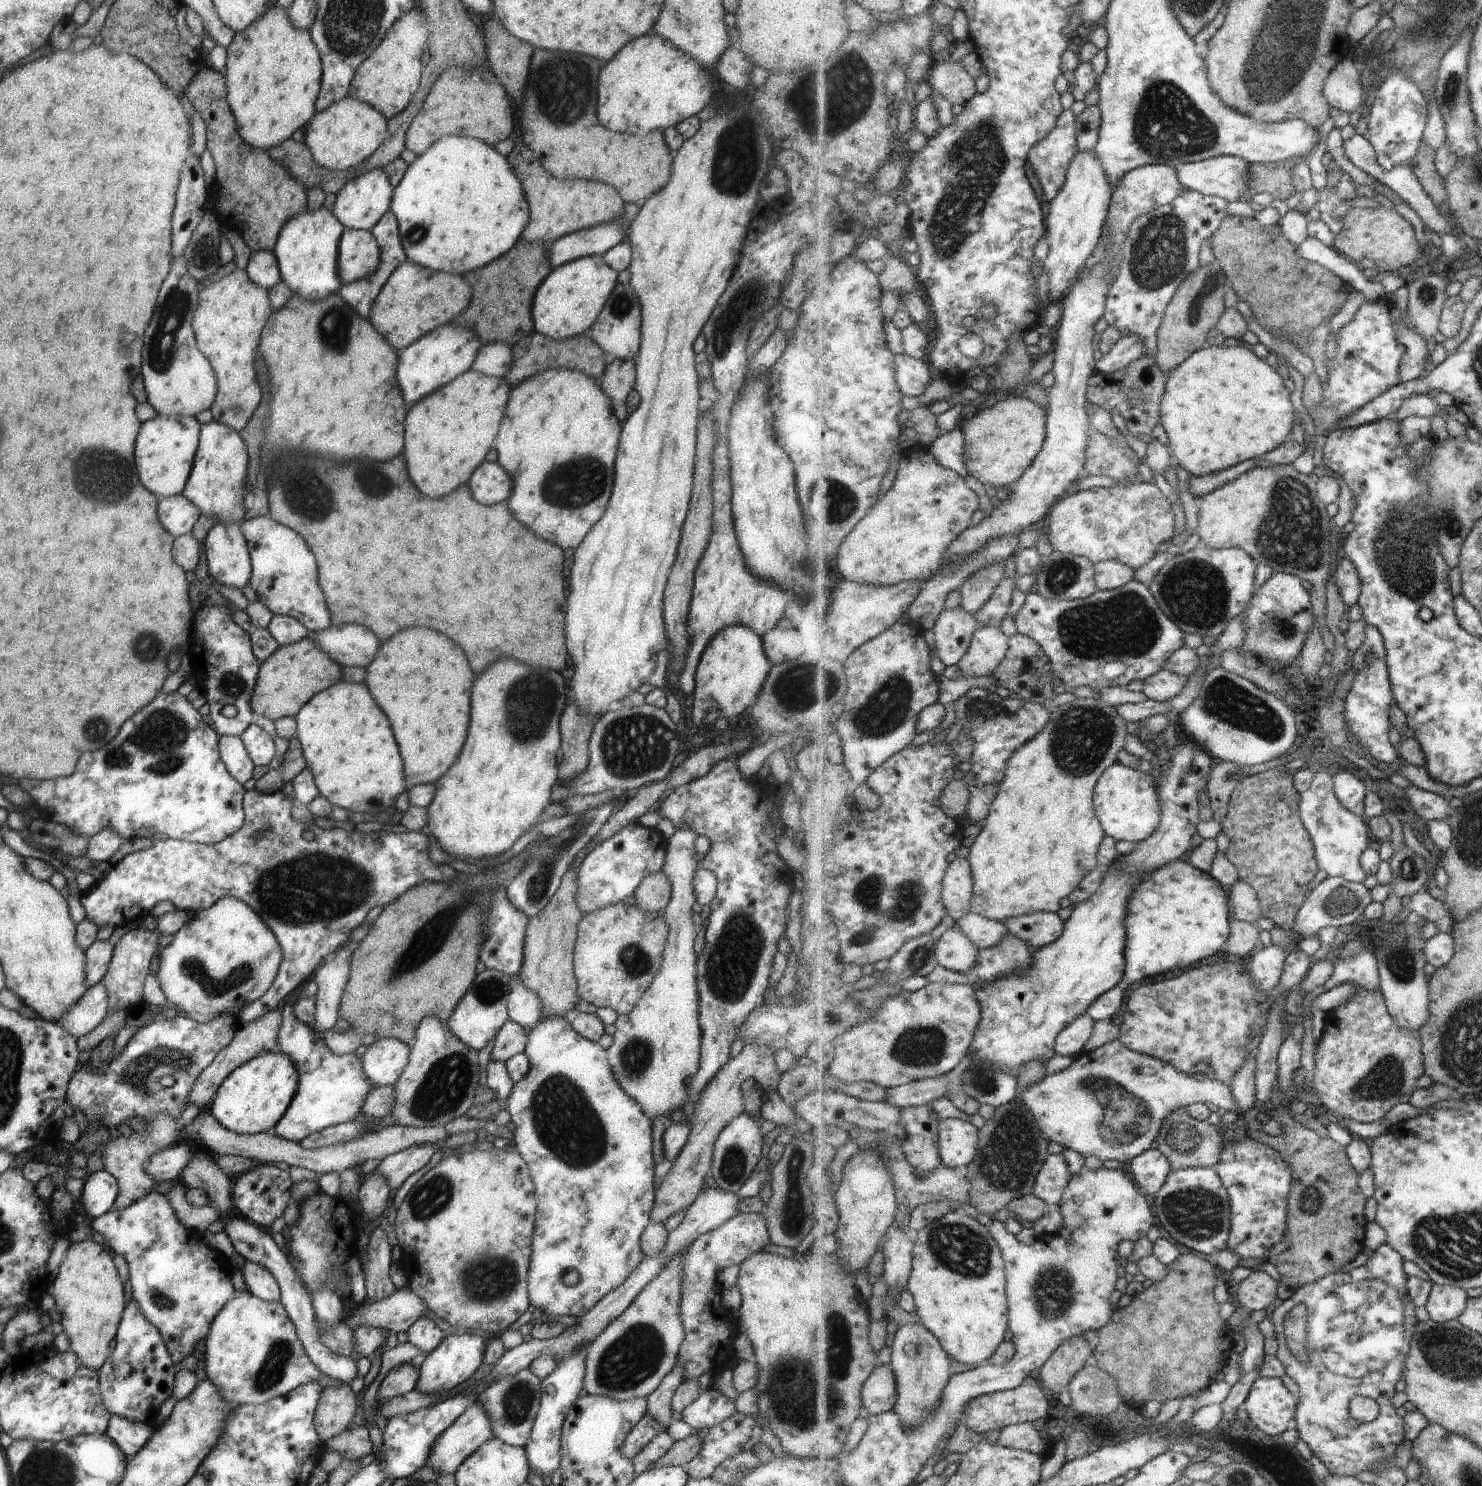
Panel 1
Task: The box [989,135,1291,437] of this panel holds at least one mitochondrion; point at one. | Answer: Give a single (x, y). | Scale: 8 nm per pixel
(1158, 256)

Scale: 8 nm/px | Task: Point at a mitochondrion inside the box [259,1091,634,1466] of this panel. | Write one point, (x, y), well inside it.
(486, 1280)

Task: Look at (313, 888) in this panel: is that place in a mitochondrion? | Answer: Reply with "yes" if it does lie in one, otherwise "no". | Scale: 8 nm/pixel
yes

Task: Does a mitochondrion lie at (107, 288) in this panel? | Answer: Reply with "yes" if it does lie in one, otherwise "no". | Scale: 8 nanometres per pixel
no

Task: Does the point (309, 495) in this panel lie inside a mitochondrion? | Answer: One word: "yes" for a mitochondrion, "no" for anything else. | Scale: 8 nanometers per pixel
yes

